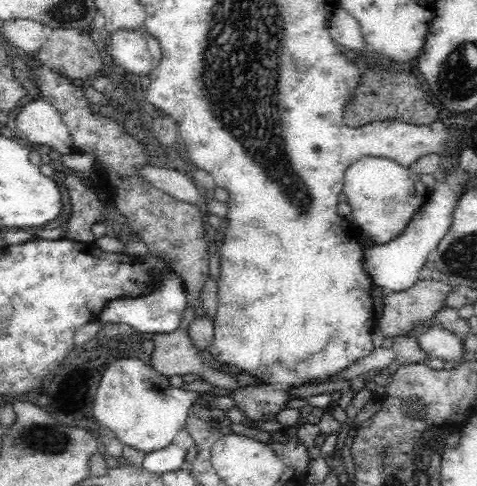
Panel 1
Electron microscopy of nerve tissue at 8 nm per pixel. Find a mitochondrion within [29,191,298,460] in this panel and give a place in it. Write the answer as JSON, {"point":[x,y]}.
{"point":[154,386]}

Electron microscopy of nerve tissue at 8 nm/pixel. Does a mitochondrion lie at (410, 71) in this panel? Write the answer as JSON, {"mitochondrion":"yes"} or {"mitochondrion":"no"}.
{"mitochondrion":"no"}

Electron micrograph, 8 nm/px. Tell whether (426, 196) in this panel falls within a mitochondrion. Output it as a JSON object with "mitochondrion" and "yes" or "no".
{"mitochondrion":"no"}

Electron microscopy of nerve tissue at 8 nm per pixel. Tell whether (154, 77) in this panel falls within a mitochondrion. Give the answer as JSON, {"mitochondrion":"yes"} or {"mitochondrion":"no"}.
{"mitochondrion":"no"}

